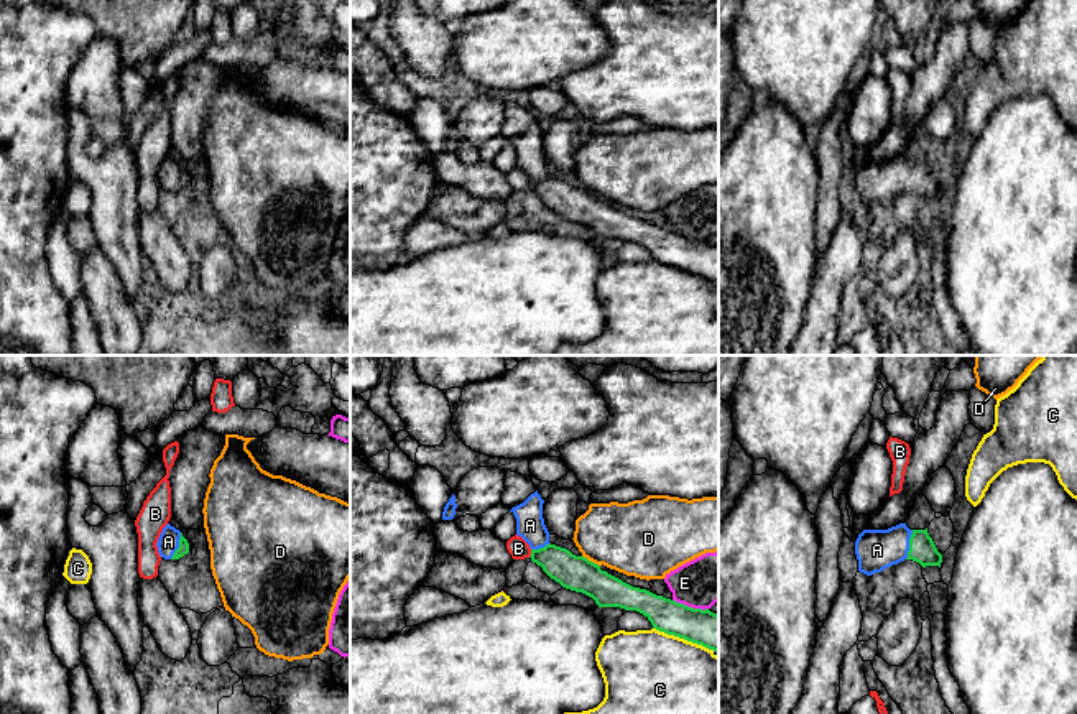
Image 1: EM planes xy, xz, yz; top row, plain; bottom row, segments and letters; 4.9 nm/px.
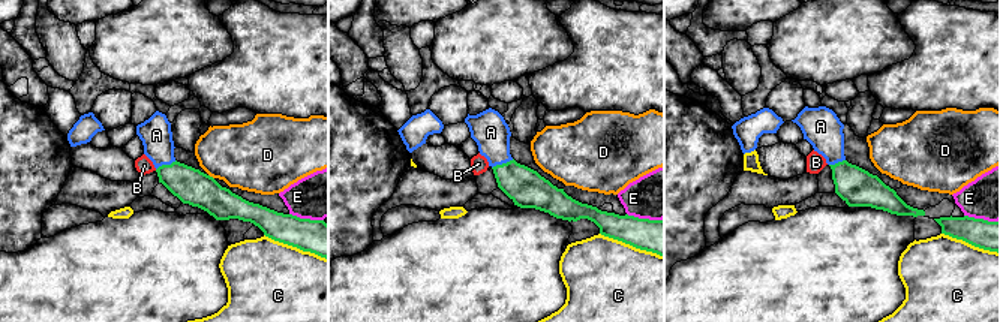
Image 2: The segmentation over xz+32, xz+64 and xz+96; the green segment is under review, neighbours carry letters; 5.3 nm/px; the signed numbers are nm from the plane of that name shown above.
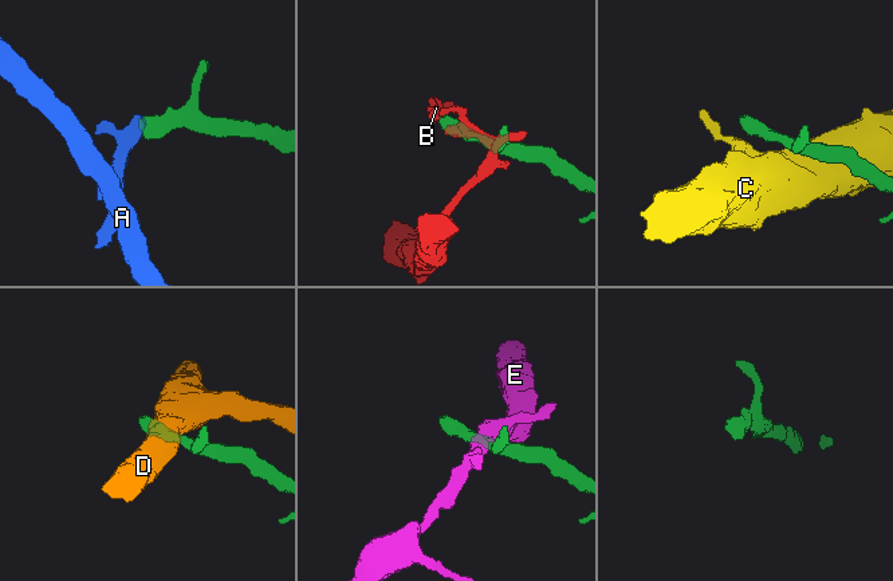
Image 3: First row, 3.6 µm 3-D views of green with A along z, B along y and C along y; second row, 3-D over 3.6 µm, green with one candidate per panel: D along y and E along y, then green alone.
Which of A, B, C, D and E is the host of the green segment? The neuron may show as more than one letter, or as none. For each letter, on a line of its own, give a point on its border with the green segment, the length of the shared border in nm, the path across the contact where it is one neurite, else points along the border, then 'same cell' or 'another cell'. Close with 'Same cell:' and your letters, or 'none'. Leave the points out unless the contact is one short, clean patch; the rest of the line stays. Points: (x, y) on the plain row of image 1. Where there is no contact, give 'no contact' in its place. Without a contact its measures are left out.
A: meets green in yz at (910, 176); contact 150 nm long; runs through yz (923, 181), (918, 176), (910, 176), (877, 181); same cell
B: meets green in xz at (531, 185); contact 40 nm long; border along xz (531, 181), (528, 188); another cell
C: meets green in xz at (684, 270); contact 320 nm long; another cell
D: meets green in xz at (591, 193); contact 110 nm long; another cell
E: meets green in xz at (691, 239); contact 180 nm long; another cell
Same cell: A

